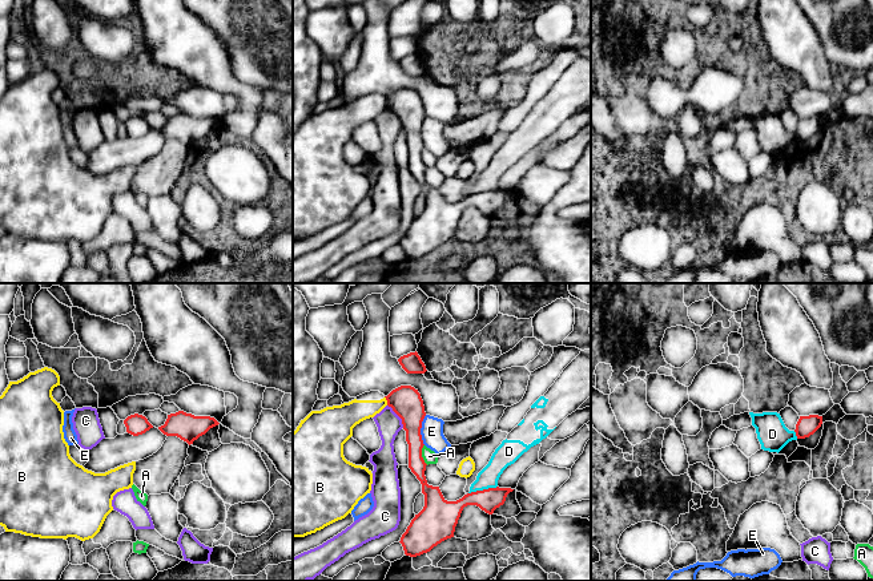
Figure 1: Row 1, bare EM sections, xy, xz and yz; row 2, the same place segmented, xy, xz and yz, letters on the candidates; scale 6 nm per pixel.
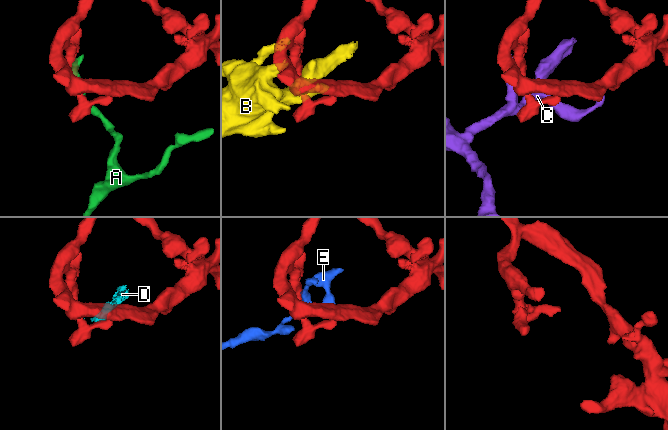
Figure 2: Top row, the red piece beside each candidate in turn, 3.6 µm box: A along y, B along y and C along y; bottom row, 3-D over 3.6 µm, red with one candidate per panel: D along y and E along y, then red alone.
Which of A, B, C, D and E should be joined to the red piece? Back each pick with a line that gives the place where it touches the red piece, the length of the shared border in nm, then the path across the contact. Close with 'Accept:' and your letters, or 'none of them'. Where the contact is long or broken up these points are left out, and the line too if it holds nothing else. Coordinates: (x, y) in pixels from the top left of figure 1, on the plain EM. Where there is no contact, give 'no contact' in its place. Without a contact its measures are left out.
Accept: none of them

